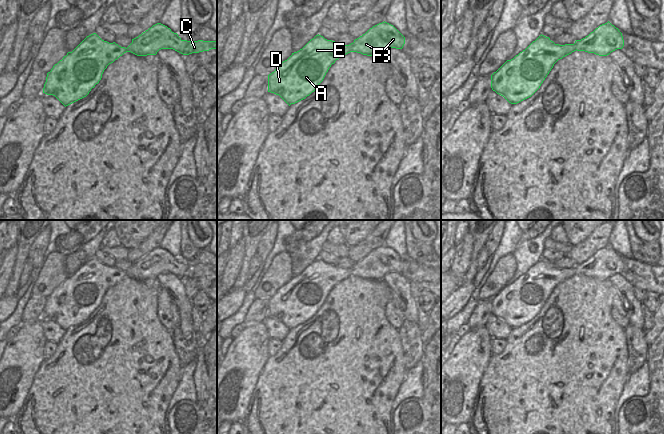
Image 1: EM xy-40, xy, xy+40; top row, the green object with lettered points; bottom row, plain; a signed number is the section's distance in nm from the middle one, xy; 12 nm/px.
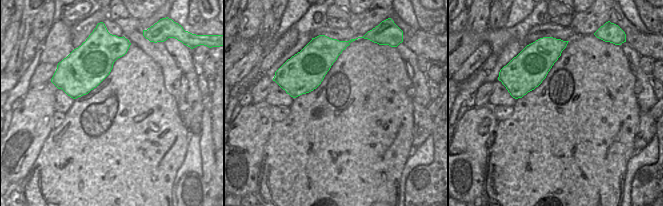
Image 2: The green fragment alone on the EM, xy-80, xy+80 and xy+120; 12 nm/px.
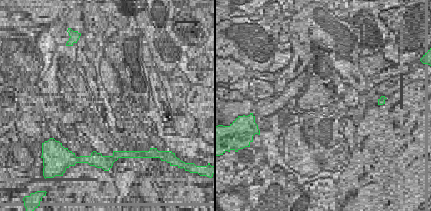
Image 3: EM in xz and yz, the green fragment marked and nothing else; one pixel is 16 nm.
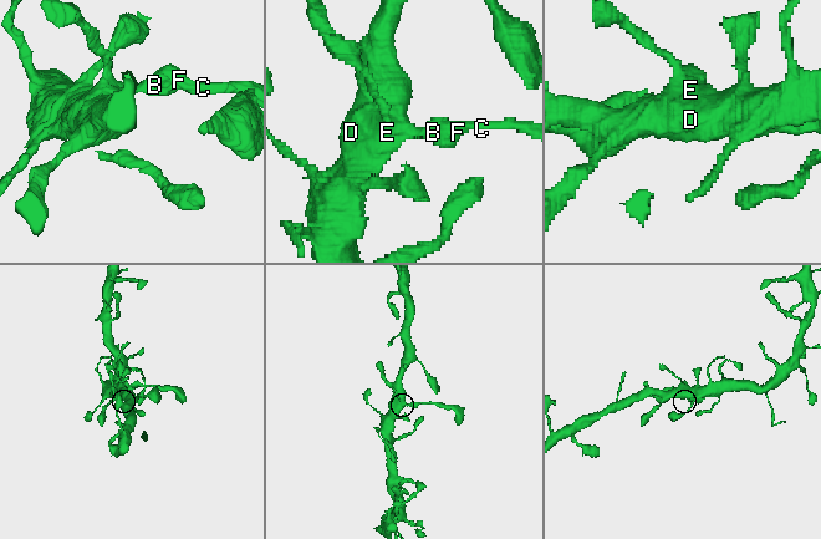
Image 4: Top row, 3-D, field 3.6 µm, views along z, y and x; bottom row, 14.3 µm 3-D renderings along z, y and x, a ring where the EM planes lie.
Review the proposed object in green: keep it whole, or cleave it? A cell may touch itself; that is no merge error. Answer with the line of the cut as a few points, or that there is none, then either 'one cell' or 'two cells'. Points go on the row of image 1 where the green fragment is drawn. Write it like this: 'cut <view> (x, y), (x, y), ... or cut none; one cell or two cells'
cut xy (351, 43), (352, 51); two cells

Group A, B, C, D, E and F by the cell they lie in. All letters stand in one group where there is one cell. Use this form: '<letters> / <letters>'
A D E / B C F

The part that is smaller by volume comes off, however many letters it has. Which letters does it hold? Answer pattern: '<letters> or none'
B, C, F

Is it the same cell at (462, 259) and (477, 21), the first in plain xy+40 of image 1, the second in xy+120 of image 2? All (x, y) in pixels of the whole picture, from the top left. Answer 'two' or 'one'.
one

